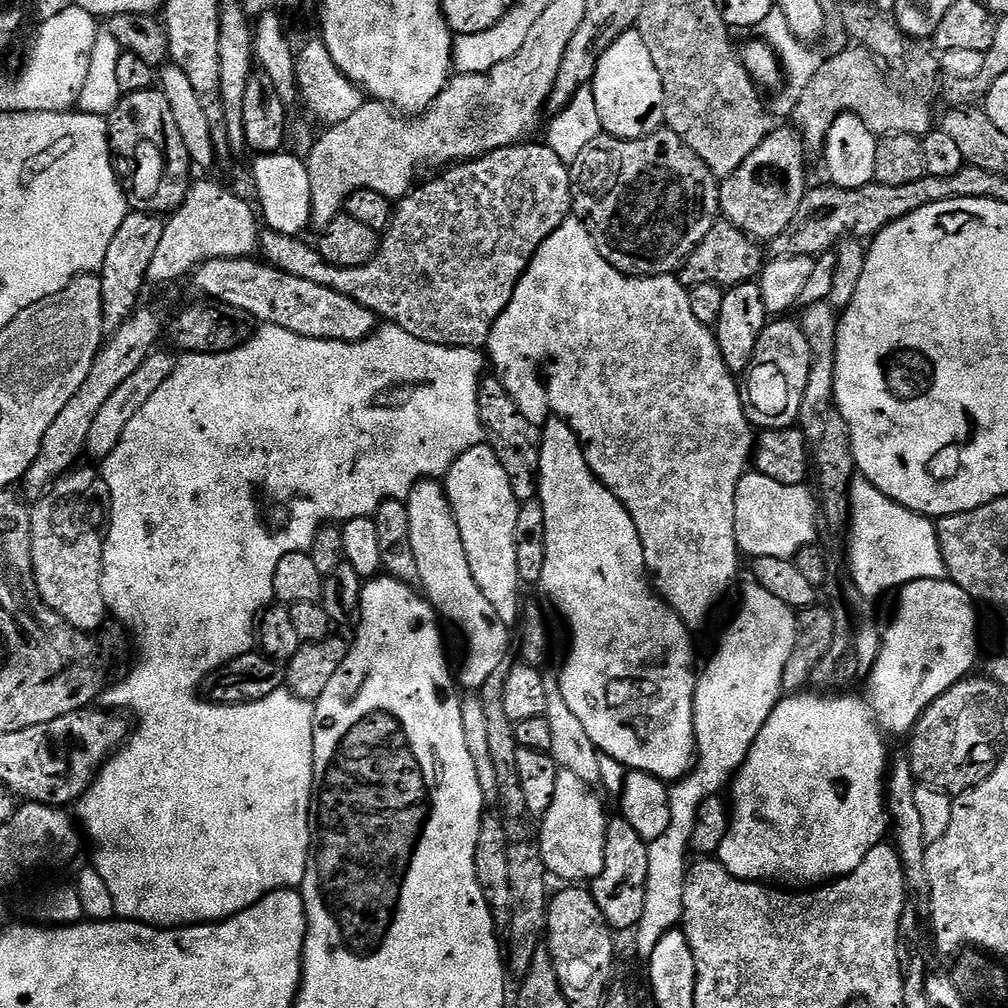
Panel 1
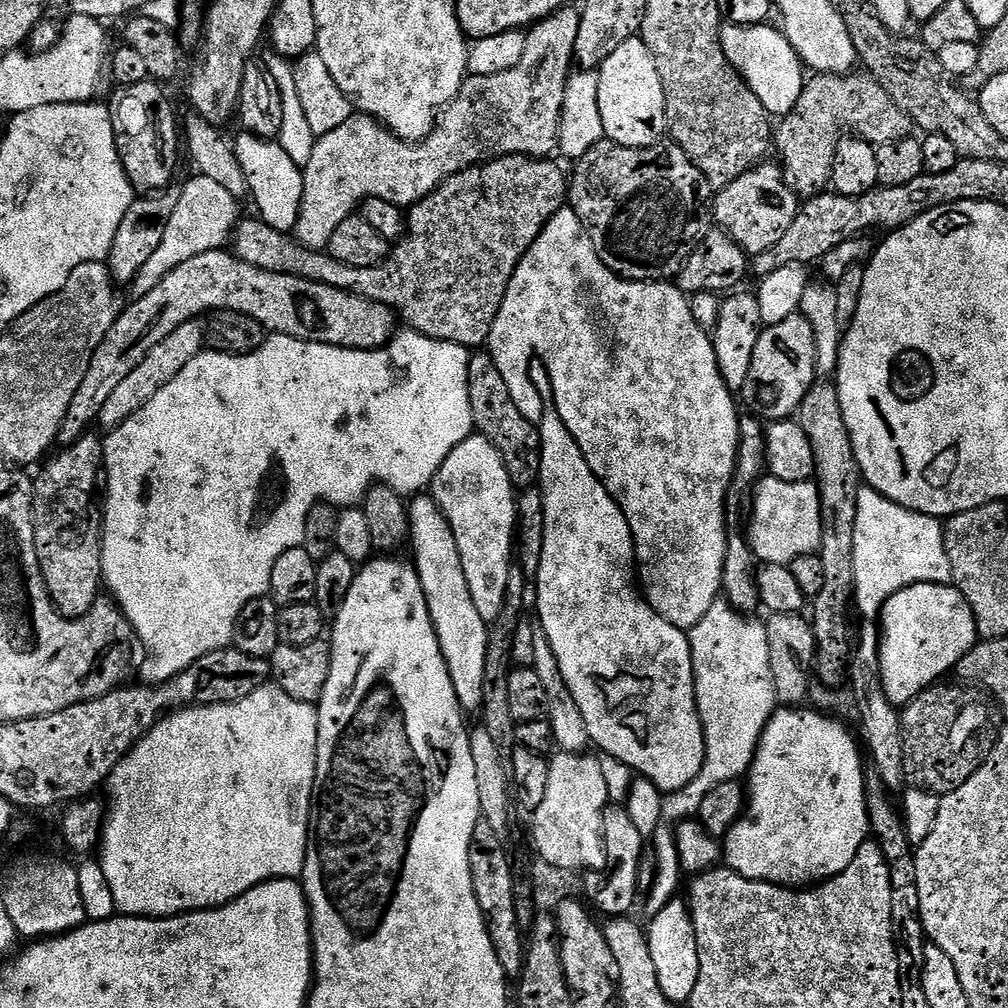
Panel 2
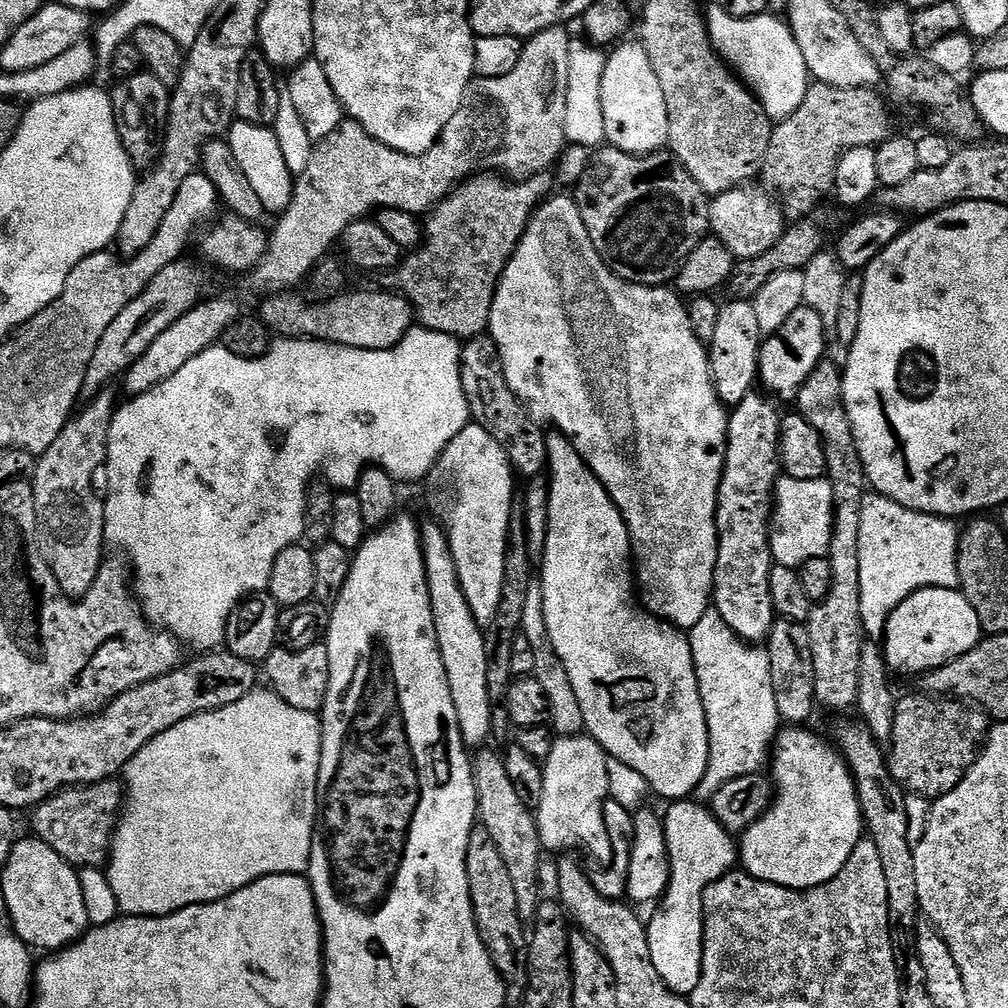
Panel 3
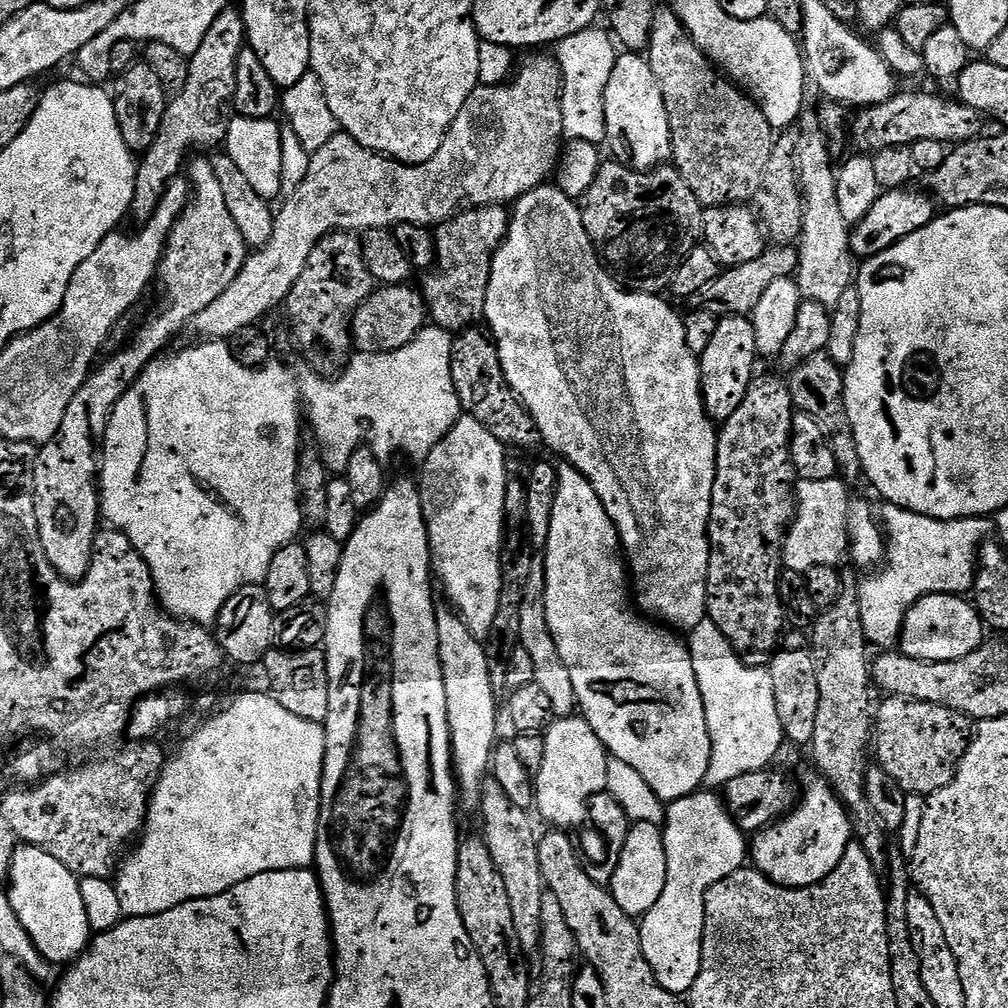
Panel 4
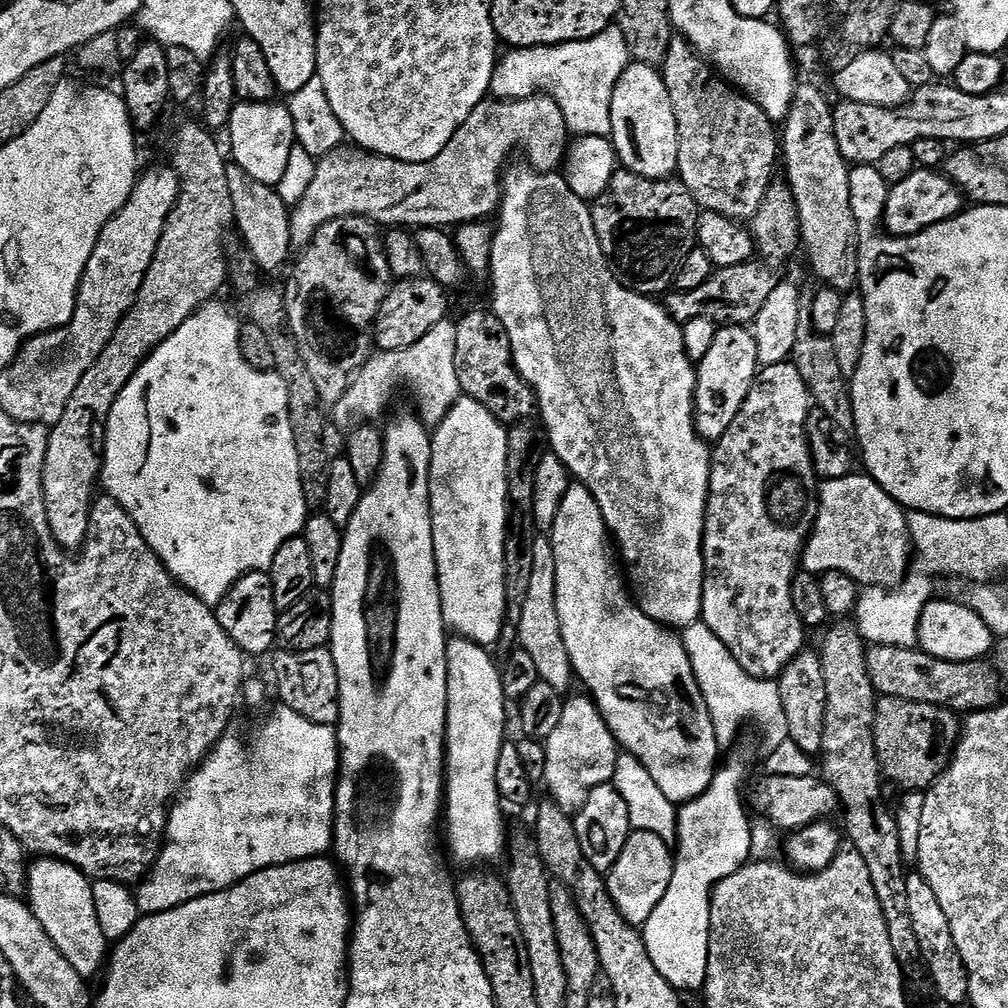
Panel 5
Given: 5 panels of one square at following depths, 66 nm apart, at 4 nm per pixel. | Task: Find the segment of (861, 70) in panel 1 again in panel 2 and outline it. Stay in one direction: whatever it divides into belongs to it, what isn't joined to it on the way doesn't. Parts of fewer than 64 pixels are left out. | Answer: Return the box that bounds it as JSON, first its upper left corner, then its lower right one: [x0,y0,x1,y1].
[774,73,913,198]

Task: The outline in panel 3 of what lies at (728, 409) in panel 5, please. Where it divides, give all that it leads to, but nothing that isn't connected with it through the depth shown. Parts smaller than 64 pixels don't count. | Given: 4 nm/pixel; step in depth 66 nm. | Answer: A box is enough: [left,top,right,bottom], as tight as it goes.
[707,298,762,406]

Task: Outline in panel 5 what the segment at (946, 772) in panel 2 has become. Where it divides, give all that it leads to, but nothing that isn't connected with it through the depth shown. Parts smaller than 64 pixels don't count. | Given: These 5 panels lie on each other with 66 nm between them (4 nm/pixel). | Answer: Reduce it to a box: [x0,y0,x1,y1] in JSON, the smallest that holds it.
[872,696,962,793]

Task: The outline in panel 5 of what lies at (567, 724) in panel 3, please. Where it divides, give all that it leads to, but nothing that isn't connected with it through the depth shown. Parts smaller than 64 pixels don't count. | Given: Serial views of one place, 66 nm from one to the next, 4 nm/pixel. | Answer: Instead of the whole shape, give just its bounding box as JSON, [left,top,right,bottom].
[517,534,573,694]

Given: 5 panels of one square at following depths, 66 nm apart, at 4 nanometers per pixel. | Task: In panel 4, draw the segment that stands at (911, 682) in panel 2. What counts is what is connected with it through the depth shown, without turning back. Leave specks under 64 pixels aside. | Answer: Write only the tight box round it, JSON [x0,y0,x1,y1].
[898,594,986,662]

